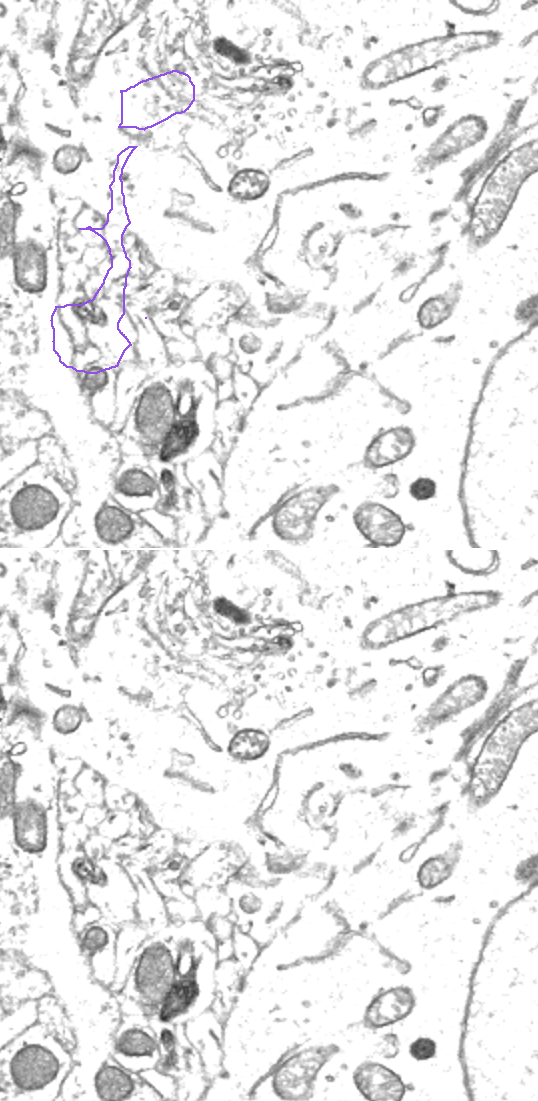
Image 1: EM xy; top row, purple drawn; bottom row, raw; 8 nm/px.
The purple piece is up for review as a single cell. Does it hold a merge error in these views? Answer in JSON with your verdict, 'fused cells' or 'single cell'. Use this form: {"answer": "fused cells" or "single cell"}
{"answer": "fused cells"}

